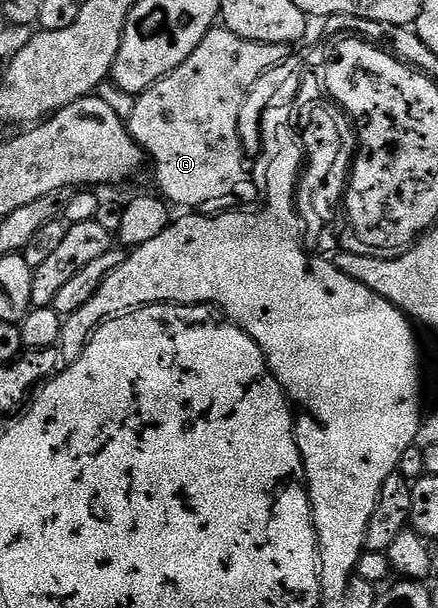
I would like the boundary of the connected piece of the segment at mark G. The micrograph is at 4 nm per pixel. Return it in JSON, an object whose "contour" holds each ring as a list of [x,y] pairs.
{"contour":[[[216,27],[209,30],[205,39],[201,39],[197,51],[193,51],[193,55],[189,55],[181,67],[135,97],[133,115],[126,118],[127,127],[131,130],[131,138],[143,149],[150,164],[151,161],[155,164],[155,185],[160,189],[156,190],[172,206],[184,205],[187,208],[184,210],[199,215],[214,215],[256,204],[255,185],[243,166],[245,156],[238,135],[241,107],[258,77],[289,59],[292,54],[292,46],[285,43],[257,43],[241,39],[241,35],[226,27]]]}

